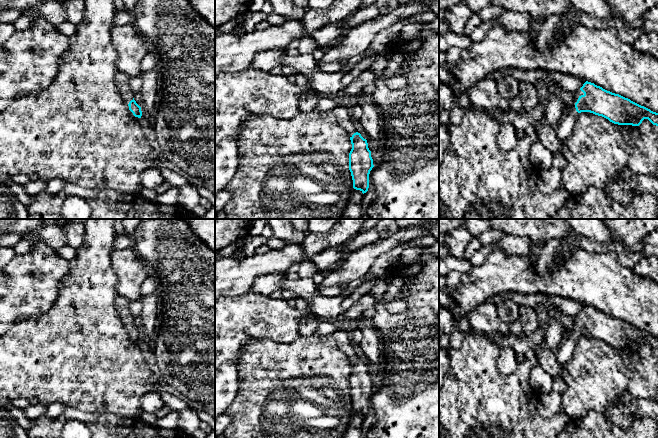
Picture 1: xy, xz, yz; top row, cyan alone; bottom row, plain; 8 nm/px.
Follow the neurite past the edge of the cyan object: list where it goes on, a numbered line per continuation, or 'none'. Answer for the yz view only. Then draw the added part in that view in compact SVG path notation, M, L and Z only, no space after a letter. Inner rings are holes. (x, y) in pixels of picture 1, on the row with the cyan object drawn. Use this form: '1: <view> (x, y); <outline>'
1: yz (563, 128); M578 90L573 95L573 101L571 104L566 105L563 111L563 114L559 121L554 126L555 131L557 133L557 137L560 141L566 139L572 132L572 129L575 125L576 119L578 117L578 112L575 108L575 103L577 102L578 98L584 93L581 90Z

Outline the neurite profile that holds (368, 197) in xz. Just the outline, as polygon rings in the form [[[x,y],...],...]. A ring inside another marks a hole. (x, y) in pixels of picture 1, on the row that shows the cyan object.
[[[371,170],[369,174],[369,188],[368,191],[363,194],[361,217],[367,215],[368,209],[374,199],[374,192],[375,192],[375,186],[374,186],[374,182],[372,178],[372,170]]]

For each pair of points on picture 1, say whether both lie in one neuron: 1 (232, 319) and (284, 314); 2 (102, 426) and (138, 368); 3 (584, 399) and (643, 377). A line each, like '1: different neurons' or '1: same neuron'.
1: same neuron
2: different neurons
3: same neuron

